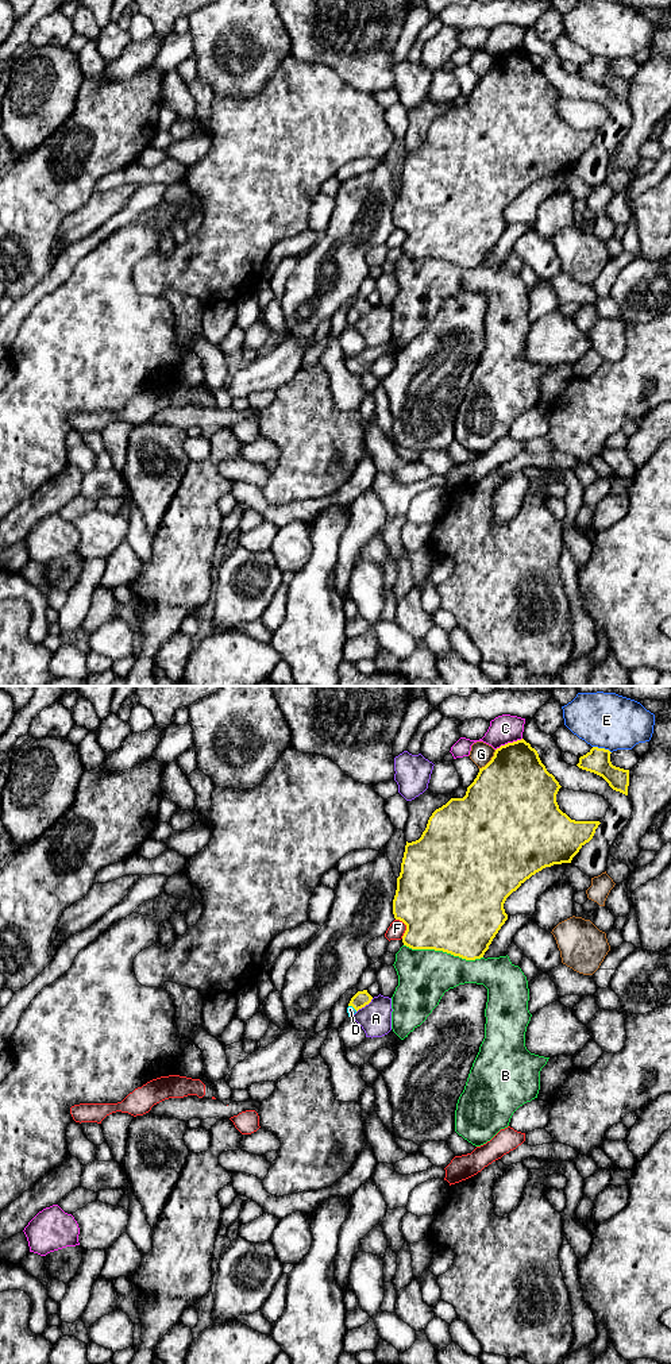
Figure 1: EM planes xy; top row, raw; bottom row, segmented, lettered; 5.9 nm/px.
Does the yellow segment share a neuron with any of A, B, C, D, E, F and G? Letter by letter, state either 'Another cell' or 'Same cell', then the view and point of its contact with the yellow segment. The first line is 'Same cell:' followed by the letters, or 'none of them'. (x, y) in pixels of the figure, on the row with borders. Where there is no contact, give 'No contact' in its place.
Same cell: D
A: Another cell. Touches yellow at xy (365, 1005)
B: Another cell. Touches yellow at xy (443, 951)
C: Another cell. Touches yellow at xy (508, 743)
D: Same cell. Touches yellow at xy (353, 1006)
E: Another cell. Touches yellow at xy (602, 748)
F: Another cell. Touches yellow at xy (407, 927)
G: Another cell. Touches yellow at xy (490, 761)

